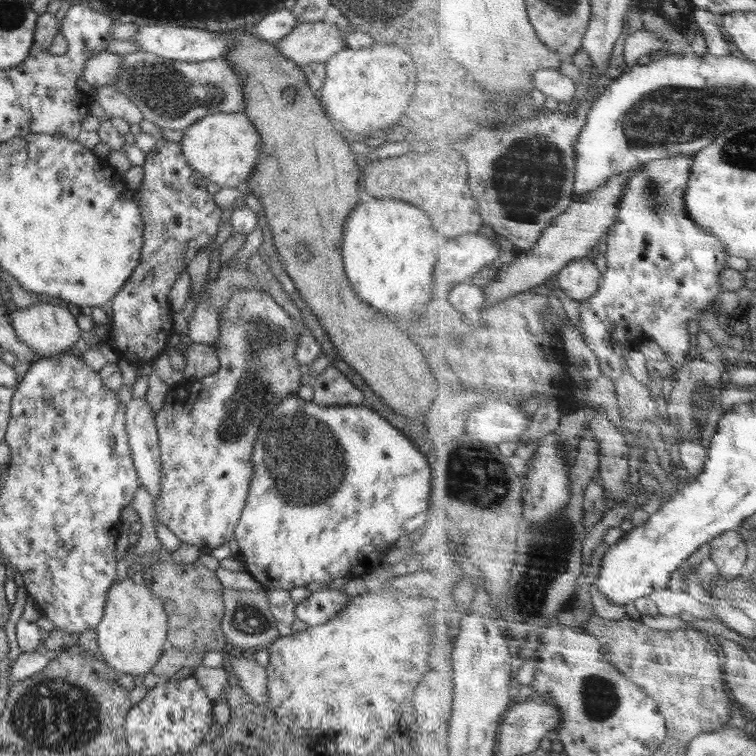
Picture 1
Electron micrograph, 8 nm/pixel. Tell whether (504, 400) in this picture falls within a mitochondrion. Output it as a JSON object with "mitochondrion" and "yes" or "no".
{"mitochondrion":"no"}

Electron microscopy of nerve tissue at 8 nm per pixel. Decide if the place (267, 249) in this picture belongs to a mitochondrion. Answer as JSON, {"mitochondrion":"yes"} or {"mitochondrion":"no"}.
{"mitochondrion":"no"}

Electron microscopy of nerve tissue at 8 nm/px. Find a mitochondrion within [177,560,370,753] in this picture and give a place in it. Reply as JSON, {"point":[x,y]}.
{"point":[249,619]}

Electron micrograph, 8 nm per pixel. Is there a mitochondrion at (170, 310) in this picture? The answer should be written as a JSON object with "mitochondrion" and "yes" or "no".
{"mitochondrion":"no"}

